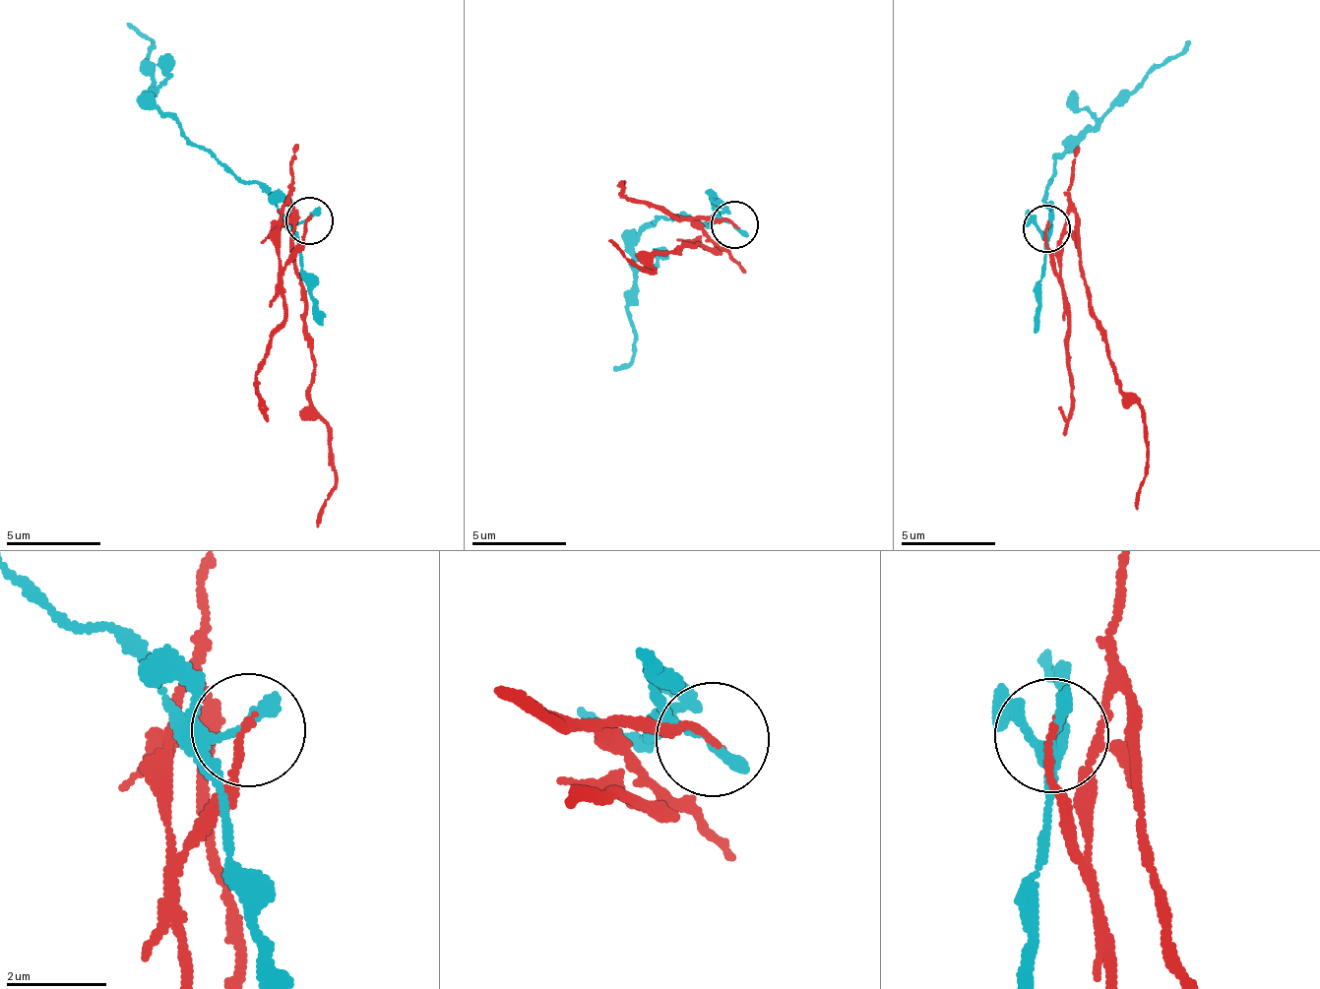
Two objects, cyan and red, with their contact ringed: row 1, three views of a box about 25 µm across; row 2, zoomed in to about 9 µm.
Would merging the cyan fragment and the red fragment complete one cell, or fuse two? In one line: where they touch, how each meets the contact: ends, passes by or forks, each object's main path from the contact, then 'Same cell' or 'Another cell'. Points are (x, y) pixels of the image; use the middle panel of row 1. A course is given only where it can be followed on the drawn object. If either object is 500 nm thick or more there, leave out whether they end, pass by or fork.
Place: (734, 224). At the ring cyan passes by. At the ring red ends. Course of cyan: (736, 225), (719, 217), (706, 227), (676, 215), (641, 230), (628, 309), (637, 342), (628, 361), (613, 367). Course of red: (736, 225), (695, 217), (695, 237), (708, 250), (695, 240), (675, 252), (658, 248), (650, 272), (610, 239). Another cell

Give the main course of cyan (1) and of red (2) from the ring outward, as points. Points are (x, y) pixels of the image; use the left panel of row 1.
1: (310, 219), (289, 219), (267, 194), (219, 164), (159, 109), (146, 64), (156, 48), (125, 23)
2: (310, 219), (283, 264), (274, 230), (292, 232), (310, 392), (332, 451), (334, 493), (318, 525)

